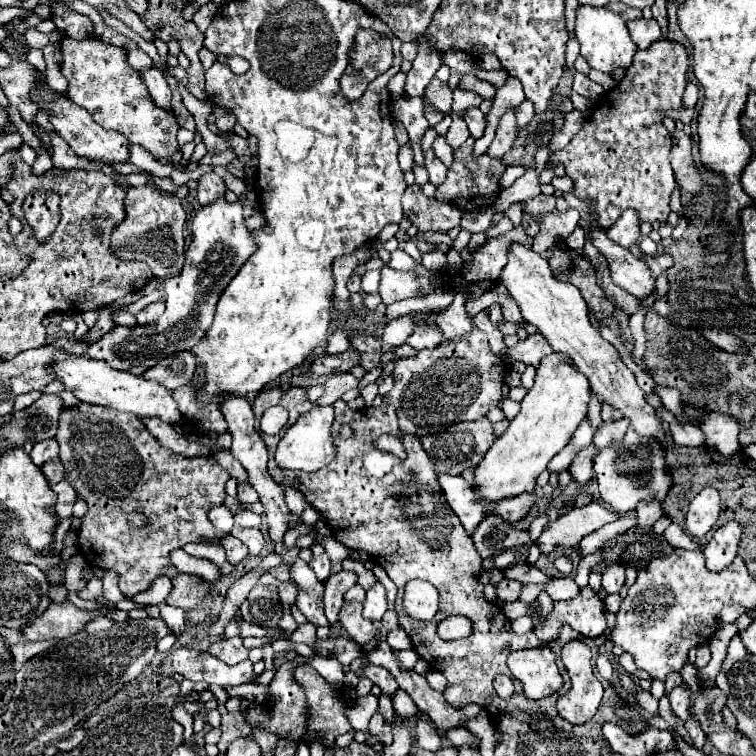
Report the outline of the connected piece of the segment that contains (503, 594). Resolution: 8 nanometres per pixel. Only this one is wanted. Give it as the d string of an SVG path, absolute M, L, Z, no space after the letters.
M502 580L496 586L500 602L514 602L514 600L518 600L520 590L522 590L522 584L518 580Z

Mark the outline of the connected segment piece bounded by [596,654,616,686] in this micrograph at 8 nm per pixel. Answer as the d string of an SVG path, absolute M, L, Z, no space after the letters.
M601 654L596 660L596 668L599 674L606 679L607 681L611 682L612 686L615 686L616 679L615 673L613 671L613 667L611 664L610 659L606 654Z

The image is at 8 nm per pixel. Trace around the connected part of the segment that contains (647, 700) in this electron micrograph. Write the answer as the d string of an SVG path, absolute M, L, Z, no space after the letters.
M638 690L638 692L636 692L636 702L640 704L642 710L646 710L646 712L650 712L650 714L658 714L658 700L656 700L650 692Z

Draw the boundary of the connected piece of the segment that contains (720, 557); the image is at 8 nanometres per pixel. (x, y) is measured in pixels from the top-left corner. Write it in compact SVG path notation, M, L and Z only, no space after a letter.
M728 522L714 532L710 542L704 546L708 570L720 572L736 558L736 548L738 548L740 536L742 536L742 530L740 530L738 522Z

